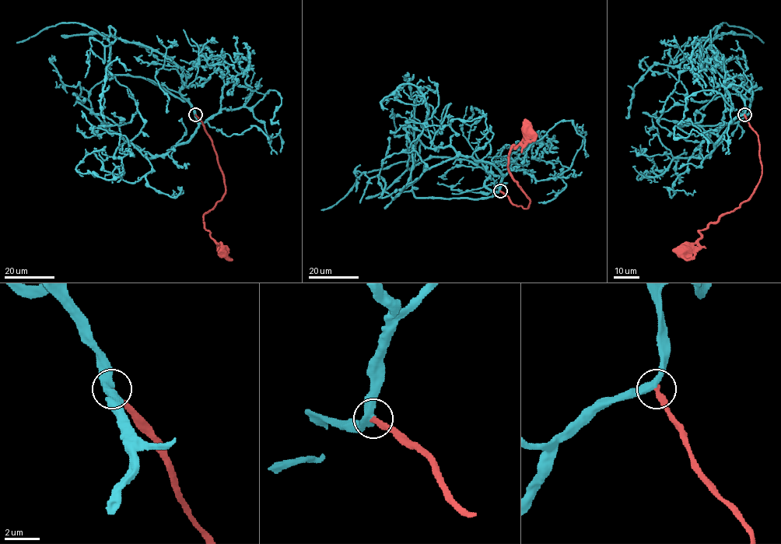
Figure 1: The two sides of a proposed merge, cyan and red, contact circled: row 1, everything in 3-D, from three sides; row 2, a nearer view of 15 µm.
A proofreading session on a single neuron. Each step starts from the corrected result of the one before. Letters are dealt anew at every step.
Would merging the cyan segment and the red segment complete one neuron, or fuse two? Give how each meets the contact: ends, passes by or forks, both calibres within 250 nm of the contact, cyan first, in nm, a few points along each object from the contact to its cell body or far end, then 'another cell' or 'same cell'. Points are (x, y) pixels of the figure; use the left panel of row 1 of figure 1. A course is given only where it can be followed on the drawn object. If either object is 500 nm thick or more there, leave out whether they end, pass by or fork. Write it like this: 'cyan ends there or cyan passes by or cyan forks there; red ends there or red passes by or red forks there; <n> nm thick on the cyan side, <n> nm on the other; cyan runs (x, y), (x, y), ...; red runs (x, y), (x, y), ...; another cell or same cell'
cyan passes by; red ends there; 400 nm thick on the cyan side, 280 nm on the other; cyan runs (195, 115), (196, 131), (166, 153), (146, 158), (121, 144), (120, 177), (76, 170), (93, 151), (107, 157); red runs (195, 115), (209, 136), (224, 180), (225, 195), (203, 216), (204, 226), (222, 247), (222, 251); same cell

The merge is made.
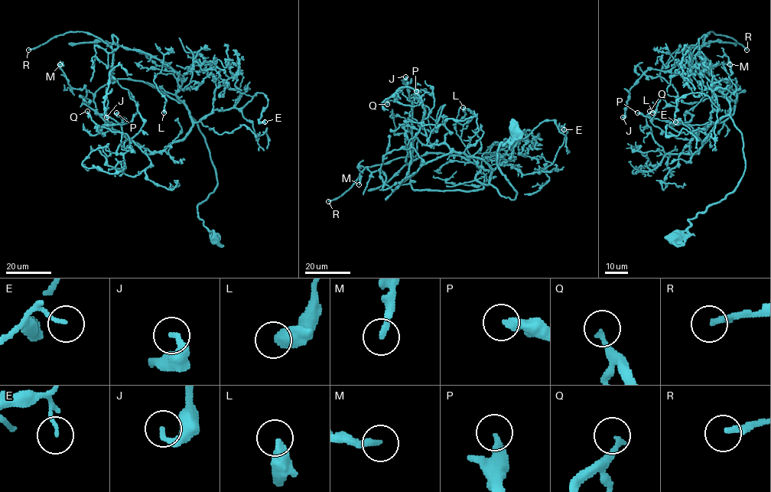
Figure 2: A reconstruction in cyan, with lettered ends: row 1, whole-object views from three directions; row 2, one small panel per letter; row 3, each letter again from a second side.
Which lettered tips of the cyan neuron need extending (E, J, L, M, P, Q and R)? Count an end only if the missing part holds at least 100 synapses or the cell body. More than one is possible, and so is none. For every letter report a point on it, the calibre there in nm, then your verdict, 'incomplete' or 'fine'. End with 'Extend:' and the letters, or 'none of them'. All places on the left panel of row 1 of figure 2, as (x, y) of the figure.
E: at (265, 122); 130 nm thick; fine
J: at (106, 117); 240 nm thick; fine
L: at (164, 112); 480 nm thick; fine
M: at (60, 64); 240 nm thick; fine
P: at (116, 112); 360 nm thick; fine
Q: at (87, 111); 200 nm thick; fine
R: at (28, 50); 240 nm thick; incomplete
Extend: R

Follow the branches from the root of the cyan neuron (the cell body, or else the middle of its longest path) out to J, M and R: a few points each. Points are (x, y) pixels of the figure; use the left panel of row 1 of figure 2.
J: (215, 238), (197, 206), (217, 185), (216, 171), (183, 101), (143, 81), (111, 81), (113, 56), (106, 117)
M: (215, 238), (197, 206), (217, 185), (216, 171), (183, 101), (125, 79), (91, 101), (60, 64)
R: (215, 238), (197, 206), (217, 185), (216, 171), (176, 95), (177, 75), (83, 31), (28, 50)

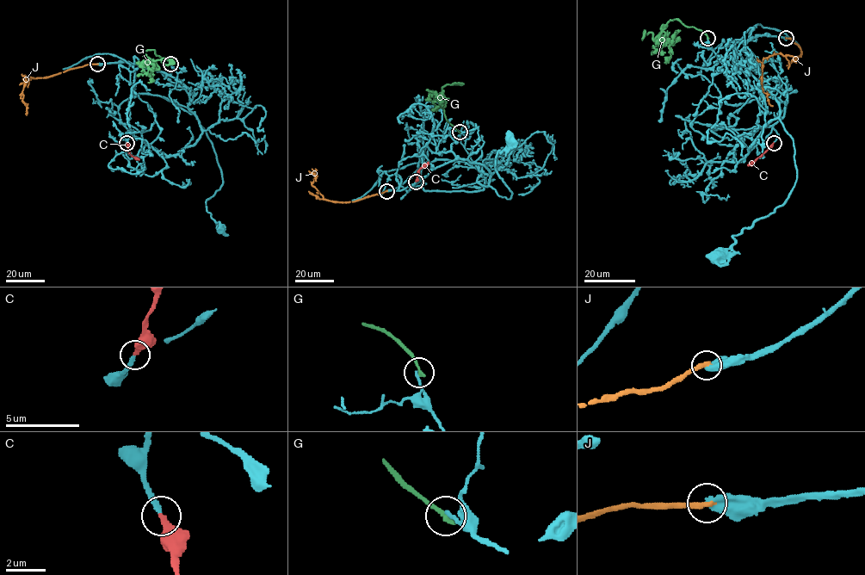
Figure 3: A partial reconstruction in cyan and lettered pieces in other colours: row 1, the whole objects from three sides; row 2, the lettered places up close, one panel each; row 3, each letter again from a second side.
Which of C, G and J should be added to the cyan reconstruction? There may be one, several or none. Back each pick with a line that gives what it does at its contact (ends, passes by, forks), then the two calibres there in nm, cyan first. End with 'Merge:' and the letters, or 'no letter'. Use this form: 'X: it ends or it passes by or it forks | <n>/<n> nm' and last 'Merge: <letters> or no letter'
C: it ends | 190/260 nm
Merge: C

